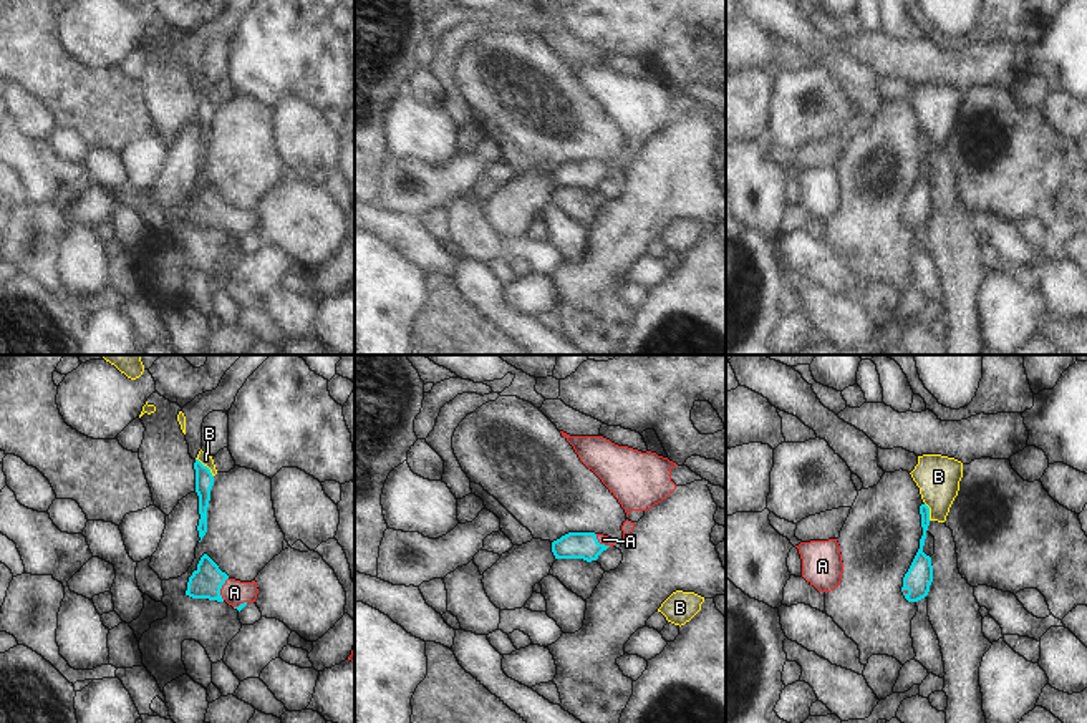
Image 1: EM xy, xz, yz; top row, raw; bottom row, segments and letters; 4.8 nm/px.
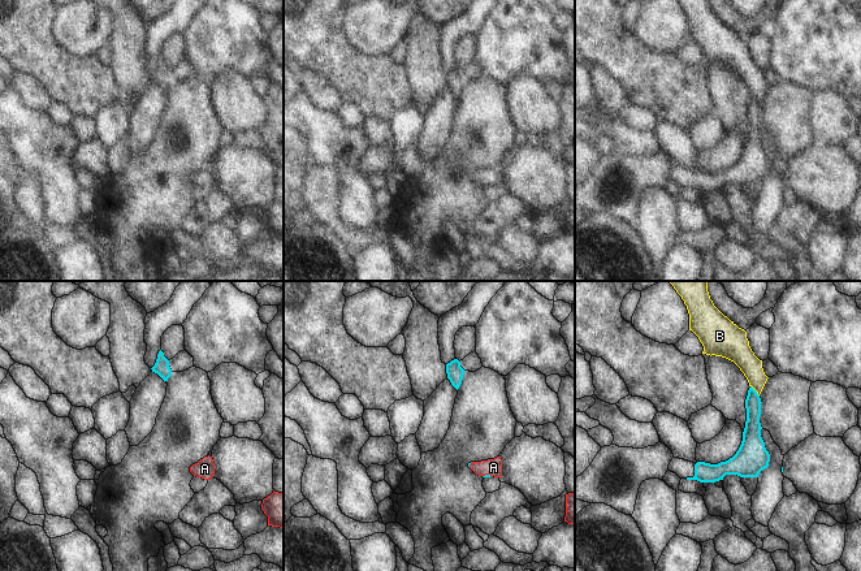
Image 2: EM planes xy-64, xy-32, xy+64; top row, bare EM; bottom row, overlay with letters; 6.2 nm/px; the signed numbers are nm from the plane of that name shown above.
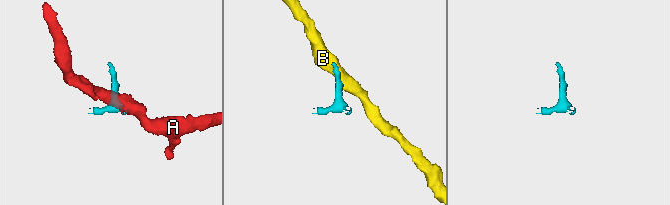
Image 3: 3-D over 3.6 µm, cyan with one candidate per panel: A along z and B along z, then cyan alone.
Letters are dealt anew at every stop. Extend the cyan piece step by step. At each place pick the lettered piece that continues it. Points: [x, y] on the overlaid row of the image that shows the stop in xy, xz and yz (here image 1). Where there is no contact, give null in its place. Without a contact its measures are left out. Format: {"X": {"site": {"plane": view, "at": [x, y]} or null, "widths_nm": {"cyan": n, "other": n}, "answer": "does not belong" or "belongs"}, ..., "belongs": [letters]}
{"A": {"site": {"plane": "xy", "at": [221, 587]}, "widths_nm": {"cyan": 160, "other": 120}, "answer": "belongs"}, "B": {"site": {"plane": "xy", "at": [206, 466]}, "widths_nm": {"cyan": 90, "other": 50}, "answer": "does not belong"}, "belongs": ["A"]}

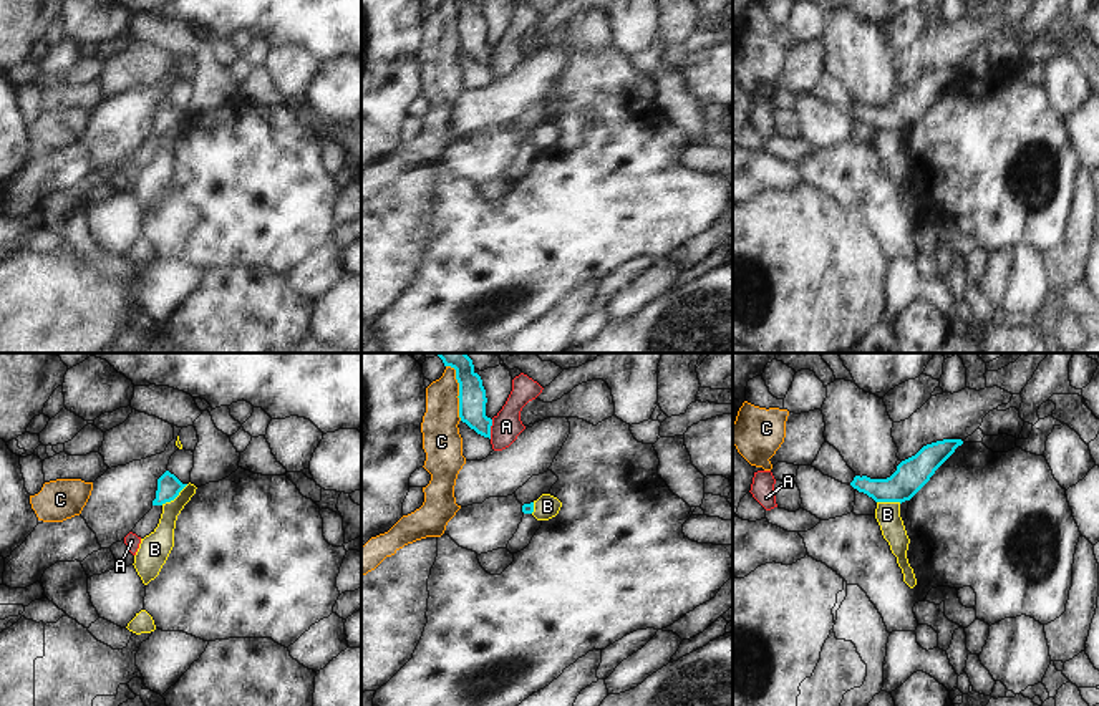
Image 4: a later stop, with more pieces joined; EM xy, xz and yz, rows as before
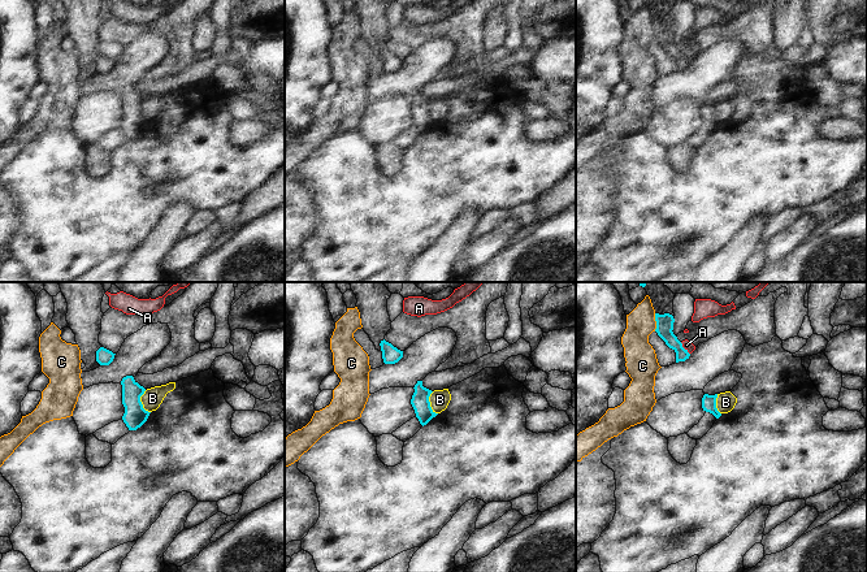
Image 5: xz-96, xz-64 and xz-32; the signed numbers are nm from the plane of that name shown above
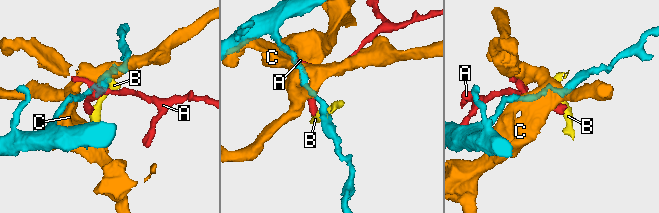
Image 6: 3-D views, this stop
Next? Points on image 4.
{"A": {"site": {"plane": "xz", "at": [489, 430]}, "widths_nm": {"cyan": 130, "other": 140}, "answer": "does not belong"}, "B": {"site": {"plane": "xy", "at": [174, 498]}, "widths_nm": {"cyan": 110, "other": 140}, "answer": "does not belong"}, "C": {"site": {"plane": "xz", "at": [459, 391]}, "widths_nm": {"cyan": 130, "other": 190}, "answer": "does not belong"}, "belongs": []}

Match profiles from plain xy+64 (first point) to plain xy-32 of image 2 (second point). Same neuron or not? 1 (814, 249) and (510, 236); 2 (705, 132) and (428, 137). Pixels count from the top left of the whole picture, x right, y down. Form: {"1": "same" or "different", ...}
{"1": "same", "2": "different"}

